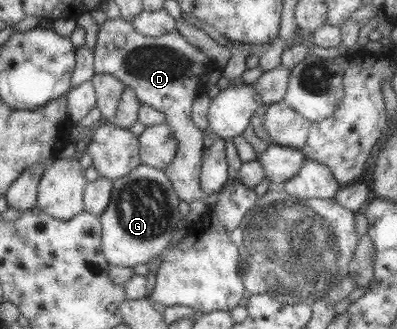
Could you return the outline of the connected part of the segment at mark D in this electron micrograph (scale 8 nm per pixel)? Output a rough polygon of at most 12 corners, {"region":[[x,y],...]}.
{"region":[[100,25],[95,73],[166,115],[179,199],[199,184],[204,131],[190,117],[214,61],[176,30]]}

